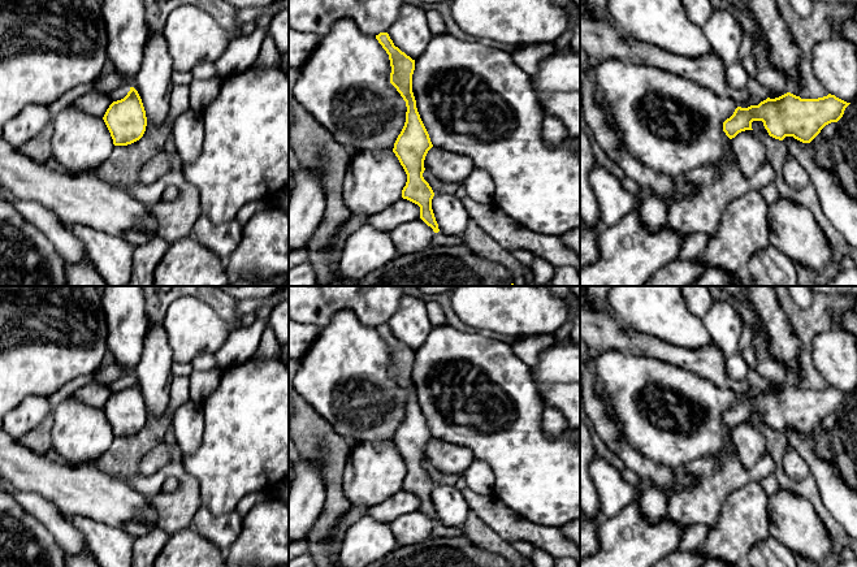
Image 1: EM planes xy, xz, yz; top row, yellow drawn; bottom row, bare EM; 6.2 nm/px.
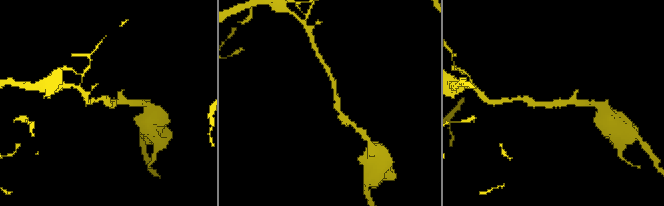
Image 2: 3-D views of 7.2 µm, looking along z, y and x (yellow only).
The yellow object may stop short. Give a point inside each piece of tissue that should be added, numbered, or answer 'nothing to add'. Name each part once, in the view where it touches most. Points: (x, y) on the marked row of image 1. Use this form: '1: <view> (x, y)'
nothing to add

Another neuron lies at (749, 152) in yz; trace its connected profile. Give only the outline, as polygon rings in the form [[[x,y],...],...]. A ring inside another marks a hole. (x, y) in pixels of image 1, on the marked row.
[[[745,130],[731,139],[732,151],[740,172],[750,178],[766,164],[766,148],[756,130]]]

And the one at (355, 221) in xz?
[[[352,215],[343,225],[341,225],[338,233],[334,235],[333,242],[326,248],[330,256],[338,256],[343,251],[347,237],[356,229],[367,224],[367,217],[363,215]]]

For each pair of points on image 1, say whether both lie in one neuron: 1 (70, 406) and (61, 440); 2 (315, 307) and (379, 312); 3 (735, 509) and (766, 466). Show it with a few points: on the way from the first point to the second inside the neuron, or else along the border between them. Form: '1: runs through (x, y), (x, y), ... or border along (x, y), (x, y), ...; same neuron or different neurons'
1: runs through (70, 414), (69, 432); same neuron
2: runs through (330, 301), (363, 301); same neuron
3: border along (757, 480), (751, 480), (735, 489), (728, 498); different neurons

